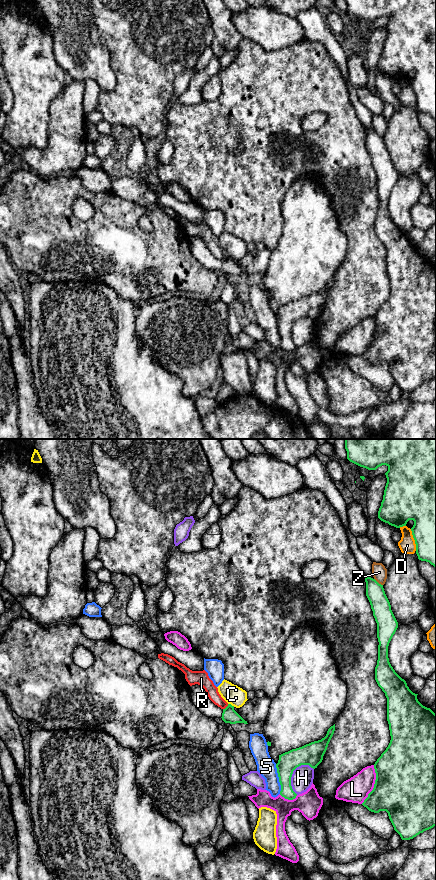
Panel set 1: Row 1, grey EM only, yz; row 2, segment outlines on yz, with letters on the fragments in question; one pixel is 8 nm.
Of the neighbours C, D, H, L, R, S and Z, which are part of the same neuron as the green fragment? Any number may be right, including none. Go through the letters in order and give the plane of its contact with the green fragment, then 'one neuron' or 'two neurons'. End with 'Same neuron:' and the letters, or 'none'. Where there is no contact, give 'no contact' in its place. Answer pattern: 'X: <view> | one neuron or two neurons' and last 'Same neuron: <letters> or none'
C: yz | two neurons
D: yz | two neurons
H: yz | two neurons
L: yz | two neurons
R: yz | two neurons
S: yz | two neurons
Z: yz | two neurons
Same neuron: none

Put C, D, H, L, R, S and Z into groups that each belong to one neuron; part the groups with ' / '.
C / D / H / L / R / S / Z

